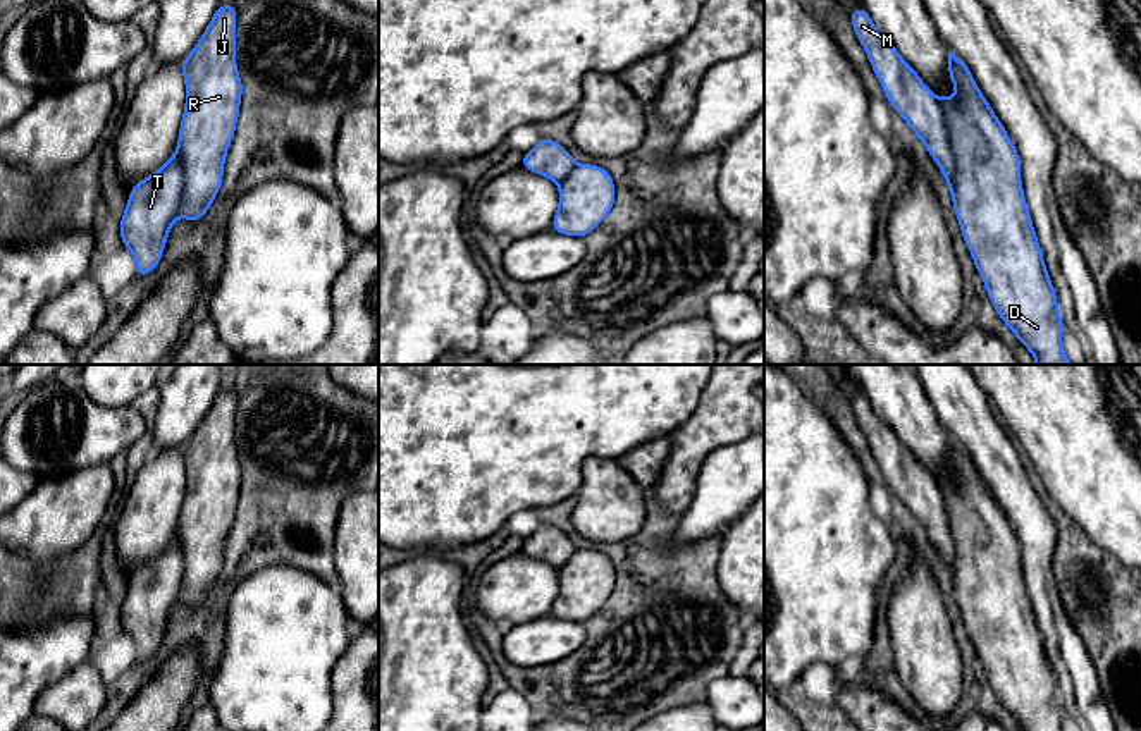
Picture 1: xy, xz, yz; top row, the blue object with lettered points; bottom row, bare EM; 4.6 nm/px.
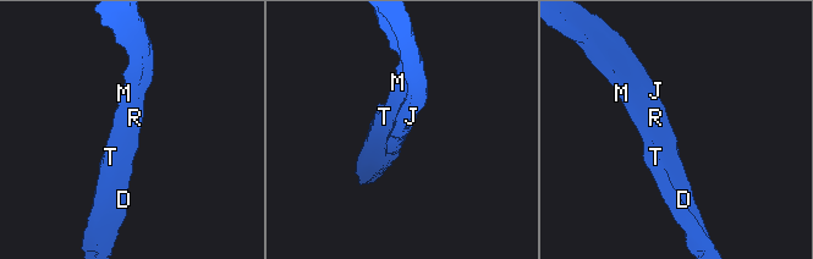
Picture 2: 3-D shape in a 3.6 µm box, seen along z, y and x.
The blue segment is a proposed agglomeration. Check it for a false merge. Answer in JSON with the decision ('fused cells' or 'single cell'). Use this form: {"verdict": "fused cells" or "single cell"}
{"verdict": "single cell"}

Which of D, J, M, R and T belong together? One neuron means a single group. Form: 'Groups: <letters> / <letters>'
Groups: D J M R T

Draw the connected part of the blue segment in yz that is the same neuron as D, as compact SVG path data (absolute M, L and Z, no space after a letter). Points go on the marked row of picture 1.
M855 7L850 21L891 108L917 134L943 172L965 246L998 316L1031 351L1036 365L1072 365L1064 353L1064 323L1057 294L1024 200L1019 153L981 95L971 71L962 58L948 52L948 76L959 96L941 96L938 100L900 57L893 43L874 28L864 7Z

